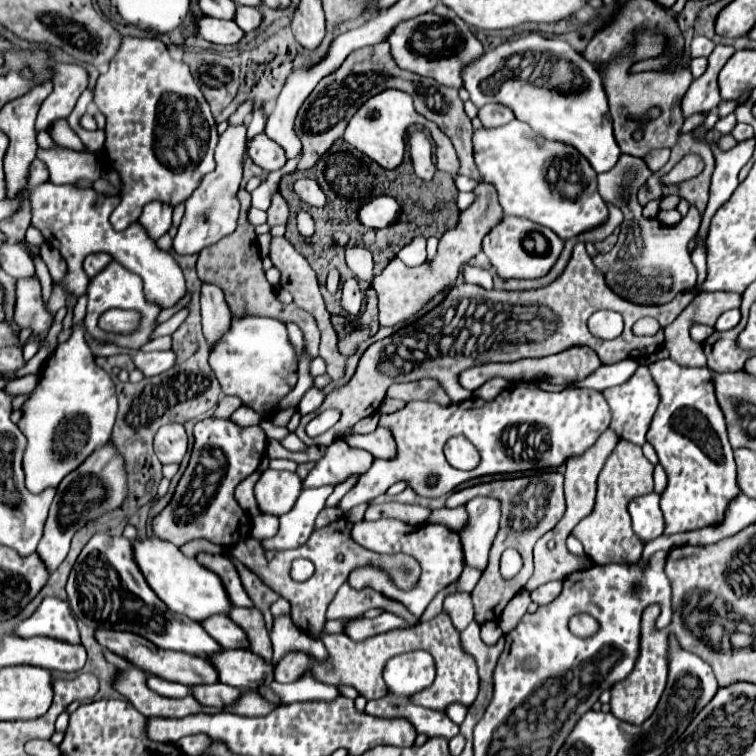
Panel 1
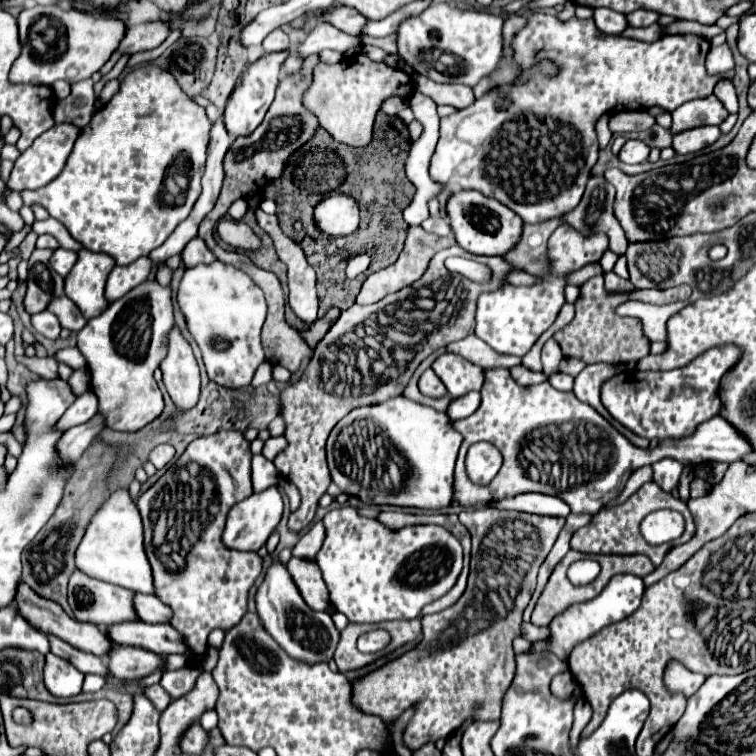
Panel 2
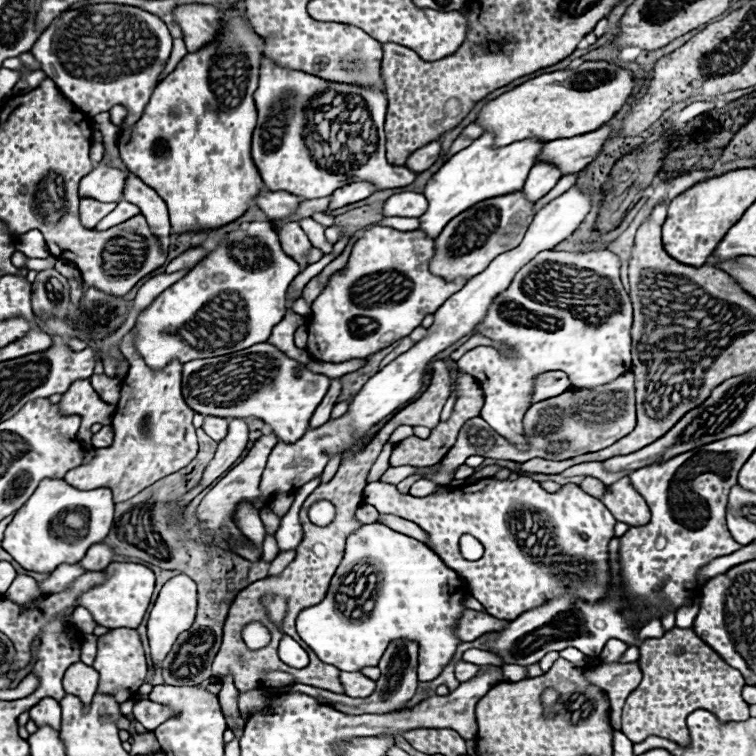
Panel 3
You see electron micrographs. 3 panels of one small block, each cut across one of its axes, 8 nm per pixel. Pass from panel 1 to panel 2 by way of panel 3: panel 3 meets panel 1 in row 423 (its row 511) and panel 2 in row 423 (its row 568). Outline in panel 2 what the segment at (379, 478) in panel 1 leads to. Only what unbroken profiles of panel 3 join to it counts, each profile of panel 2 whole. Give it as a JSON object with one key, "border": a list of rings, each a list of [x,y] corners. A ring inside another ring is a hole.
{"border":[[[506,368],[484,370],[480,408],[466,420],[456,420],[452,424],[464,436],[454,472],[454,488],[458,488],[458,500],[454,502],[462,506],[486,506],[490,500],[510,498],[522,492],[542,492],[562,498],[572,512],[594,514],[624,490],[634,470],[662,458],[674,458],[684,466],[698,466],[710,460],[736,462],[752,452],[744,436],[738,436],[720,416],[706,420],[684,440],[662,440],[652,450],[636,448],[572,392],[558,392],[550,382],[528,388],[518,386]],[[476,442],[490,442],[504,456],[500,472],[494,476],[494,482],[486,486],[474,484],[464,472],[466,452]]]}

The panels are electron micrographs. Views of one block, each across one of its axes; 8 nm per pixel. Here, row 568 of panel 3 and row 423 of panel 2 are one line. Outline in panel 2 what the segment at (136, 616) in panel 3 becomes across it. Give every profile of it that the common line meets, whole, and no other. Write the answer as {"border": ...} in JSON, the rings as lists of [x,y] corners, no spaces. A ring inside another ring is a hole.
{"border":[[[142,282],[126,296],[110,304],[100,316],[88,320],[88,324],[78,332],[78,350],[86,358],[90,372],[90,390],[98,398],[98,414],[104,416],[106,426],[112,430],[135,432],[156,420],[164,410],[162,392],[154,380],[154,370],[166,356],[166,338],[174,326],[172,314],[172,292],[158,282]]]}

